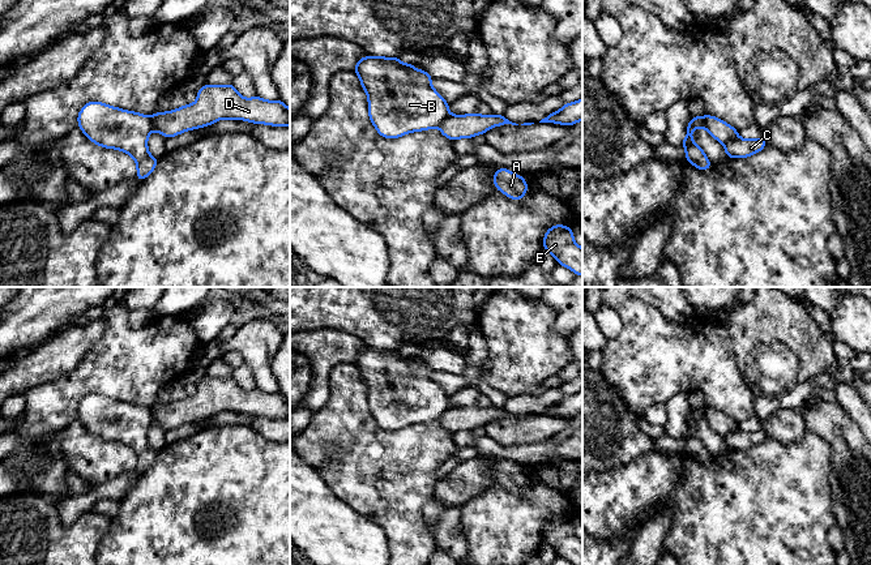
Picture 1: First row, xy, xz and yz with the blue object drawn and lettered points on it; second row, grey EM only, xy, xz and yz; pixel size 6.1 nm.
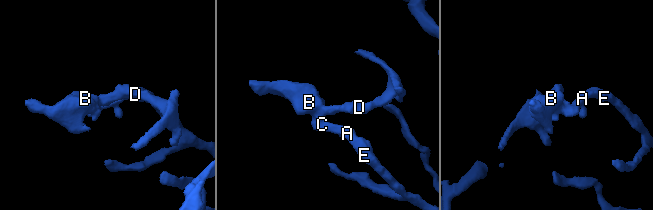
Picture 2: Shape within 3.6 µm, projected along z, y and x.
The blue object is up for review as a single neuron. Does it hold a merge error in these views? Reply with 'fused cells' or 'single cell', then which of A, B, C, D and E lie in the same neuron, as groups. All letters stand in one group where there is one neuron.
fused cells; groups A B C E / D

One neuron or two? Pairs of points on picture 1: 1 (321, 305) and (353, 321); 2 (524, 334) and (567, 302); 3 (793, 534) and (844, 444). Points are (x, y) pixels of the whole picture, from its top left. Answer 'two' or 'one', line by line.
1: one
2: two
3: two

